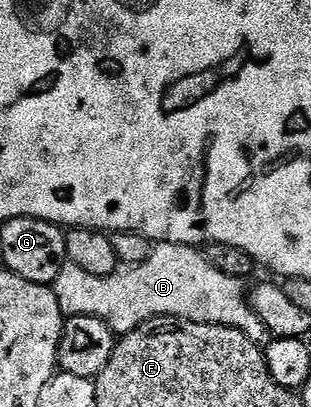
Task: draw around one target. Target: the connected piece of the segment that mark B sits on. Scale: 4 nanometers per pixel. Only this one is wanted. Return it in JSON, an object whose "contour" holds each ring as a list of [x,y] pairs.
{"contour":[[[162,242],[153,245],[151,256],[142,264],[118,268],[110,276],[90,276],[78,264],[67,261],[51,288],[60,311],[68,318],[94,316],[118,336],[129,334],[152,318],[184,318],[198,324],[229,326],[260,344],[269,332],[252,311],[250,294],[244,286],[241,279],[218,272],[207,253],[197,247]]]}

